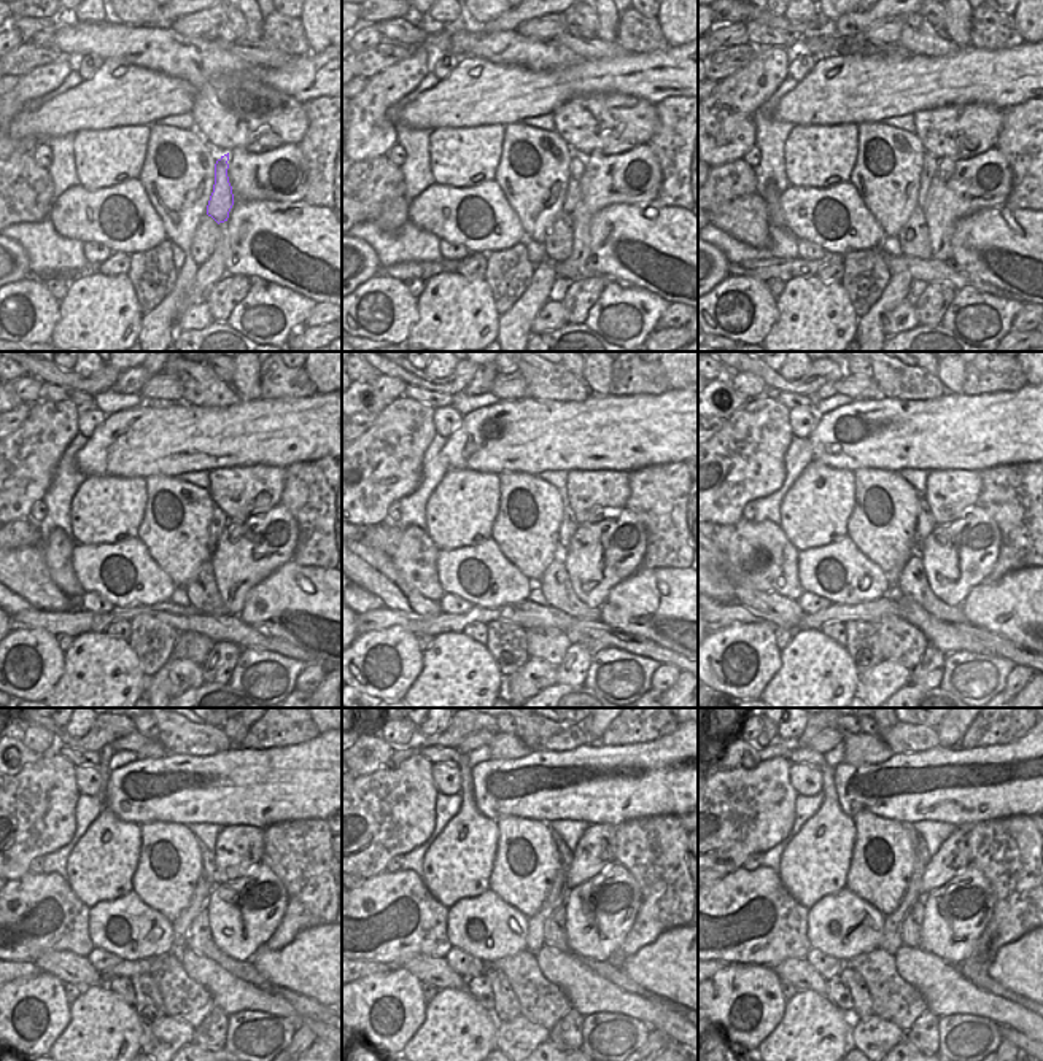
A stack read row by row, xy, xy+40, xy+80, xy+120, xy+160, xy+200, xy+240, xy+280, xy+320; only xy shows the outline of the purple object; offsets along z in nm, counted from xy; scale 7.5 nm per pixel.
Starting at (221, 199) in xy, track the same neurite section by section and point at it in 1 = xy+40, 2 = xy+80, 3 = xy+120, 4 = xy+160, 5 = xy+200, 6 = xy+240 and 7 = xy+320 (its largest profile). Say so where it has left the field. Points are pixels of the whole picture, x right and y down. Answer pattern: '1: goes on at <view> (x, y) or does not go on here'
1: goes on at xy+40 (576, 167)
2: goes on at xy+80 (930, 164)
3: goes on at xy+120 (218, 522)
4: goes on at xy+160 (568, 527)
5: goes on at xy+200 (924, 525)
6: goes on at xy+240 (209, 866)
7: goes on at xy+320 (916, 840)

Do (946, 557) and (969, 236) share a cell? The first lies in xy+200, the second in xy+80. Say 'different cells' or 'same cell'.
different cells

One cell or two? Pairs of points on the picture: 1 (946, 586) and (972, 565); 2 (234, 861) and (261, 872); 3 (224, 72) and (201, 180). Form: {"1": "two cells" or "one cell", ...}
{"1": "one cell", "2": "two cells", "3": "two cells"}

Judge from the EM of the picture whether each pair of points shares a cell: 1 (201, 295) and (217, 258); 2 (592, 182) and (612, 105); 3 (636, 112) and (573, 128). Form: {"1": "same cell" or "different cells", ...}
{"1": "same cell", "2": "different cells", "3": "same cell"}

